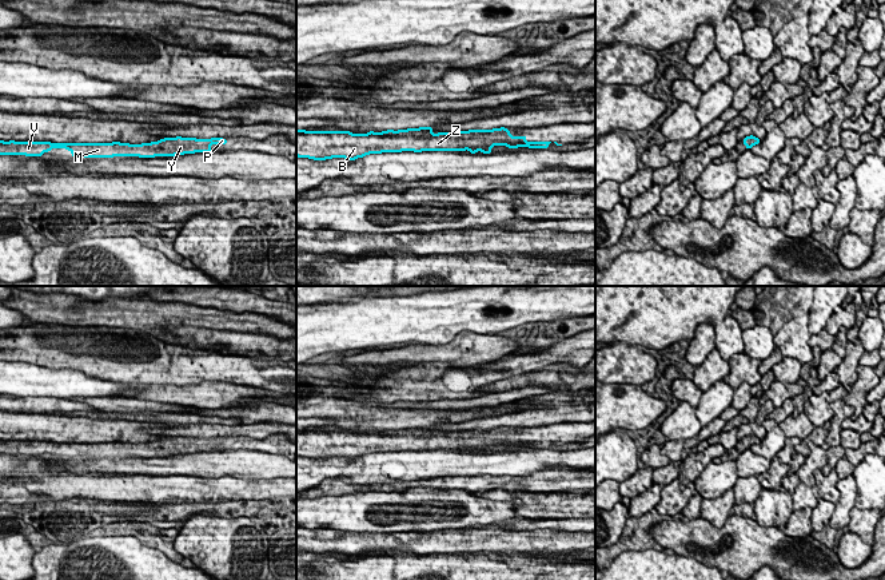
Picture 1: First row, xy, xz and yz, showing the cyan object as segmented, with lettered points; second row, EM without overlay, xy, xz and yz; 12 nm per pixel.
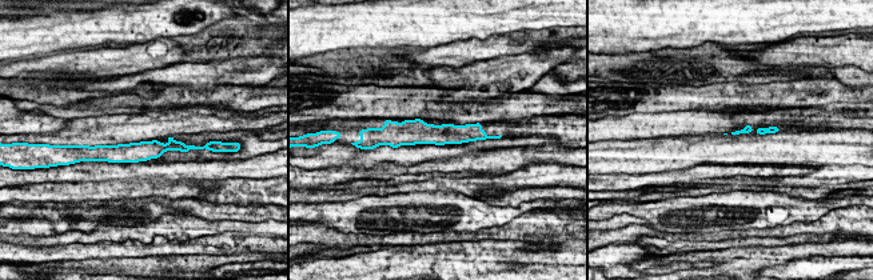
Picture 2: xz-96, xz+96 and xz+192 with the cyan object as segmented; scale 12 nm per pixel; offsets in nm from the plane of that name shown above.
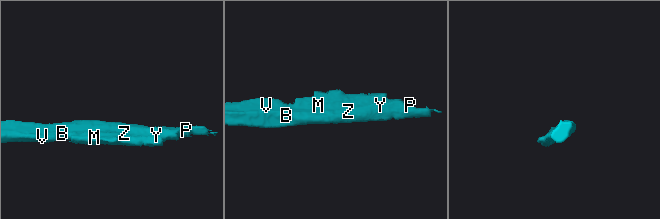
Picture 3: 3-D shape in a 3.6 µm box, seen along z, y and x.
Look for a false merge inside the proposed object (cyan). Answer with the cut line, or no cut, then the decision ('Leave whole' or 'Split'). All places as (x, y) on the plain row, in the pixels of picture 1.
No split. Leave whole

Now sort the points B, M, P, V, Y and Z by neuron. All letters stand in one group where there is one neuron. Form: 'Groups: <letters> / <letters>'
Groups: B M P V Y Z

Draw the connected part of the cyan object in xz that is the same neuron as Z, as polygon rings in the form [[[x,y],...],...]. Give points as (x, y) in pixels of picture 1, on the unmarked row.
[[[432,426],[352,433],[350,430],[296,429],[296,456],[314,460],[344,457],[355,460],[370,453],[402,450],[466,450],[491,453],[493,445],[509,448],[549,448],[551,441],[527,441],[526,434],[511,436],[509,428],[432,432]]]

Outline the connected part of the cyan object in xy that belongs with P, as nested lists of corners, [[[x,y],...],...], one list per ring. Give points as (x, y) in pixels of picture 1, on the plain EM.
[[[164,437],[158,441],[129,444],[129,442],[51,442],[51,441],[4,441],[0,440],[0,454],[41,456],[52,448],[67,448],[72,457],[113,457],[113,456],[175,456],[195,452],[211,452],[212,444],[227,445],[224,437],[196,438],[196,437]]]

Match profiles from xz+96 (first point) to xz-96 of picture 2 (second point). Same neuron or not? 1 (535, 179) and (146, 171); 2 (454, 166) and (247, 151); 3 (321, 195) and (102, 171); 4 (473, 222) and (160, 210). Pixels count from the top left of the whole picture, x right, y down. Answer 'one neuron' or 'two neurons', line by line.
1: two neurons
2: two neurons
3: two neurons
4: one neuron

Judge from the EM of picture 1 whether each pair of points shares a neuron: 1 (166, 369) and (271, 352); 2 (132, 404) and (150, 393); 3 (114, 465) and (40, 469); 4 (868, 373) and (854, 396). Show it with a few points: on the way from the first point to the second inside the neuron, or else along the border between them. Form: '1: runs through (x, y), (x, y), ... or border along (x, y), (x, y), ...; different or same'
1: border along (224, 353), (275, 360); different
2: border along (134, 396), (142, 400), (172, 404); different
3: border along (39, 457), (55, 463); different
4: runs through (866, 378), (858, 390); same

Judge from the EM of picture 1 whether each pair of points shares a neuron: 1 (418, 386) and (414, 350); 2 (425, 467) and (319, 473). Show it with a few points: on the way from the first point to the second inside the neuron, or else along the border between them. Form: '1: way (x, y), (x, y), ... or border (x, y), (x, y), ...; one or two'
1: border (421, 364), (447, 362), (451, 366); two
2: way (398, 467), (346, 468); one

